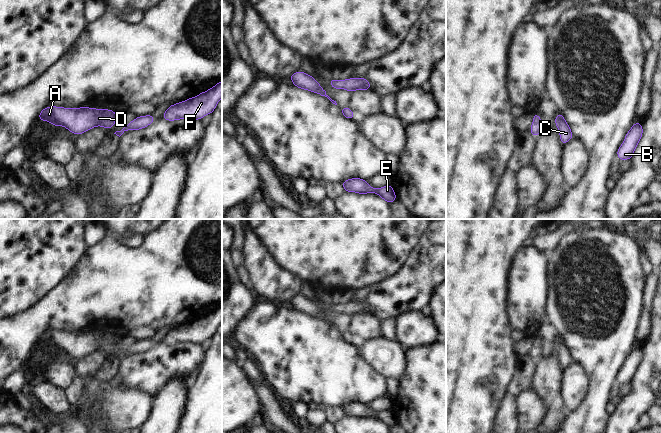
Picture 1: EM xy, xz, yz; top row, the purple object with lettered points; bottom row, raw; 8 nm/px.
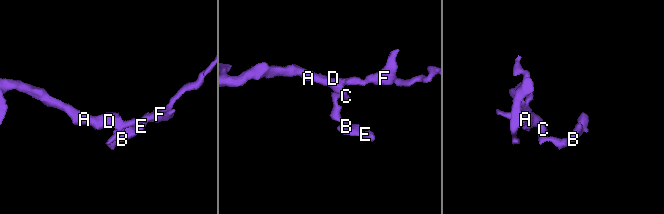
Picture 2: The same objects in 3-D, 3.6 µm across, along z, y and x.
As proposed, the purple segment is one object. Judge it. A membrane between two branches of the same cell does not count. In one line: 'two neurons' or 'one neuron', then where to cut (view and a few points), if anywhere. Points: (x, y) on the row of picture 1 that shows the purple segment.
one neuron; cut none

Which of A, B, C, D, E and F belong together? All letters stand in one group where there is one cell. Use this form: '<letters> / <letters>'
A B C D E F

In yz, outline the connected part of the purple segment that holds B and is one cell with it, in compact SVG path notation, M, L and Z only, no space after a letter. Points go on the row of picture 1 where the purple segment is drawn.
M636 122L628 131L624 142L617 150L617 158L620 160L631 160L631 157L643 135L641 122Z

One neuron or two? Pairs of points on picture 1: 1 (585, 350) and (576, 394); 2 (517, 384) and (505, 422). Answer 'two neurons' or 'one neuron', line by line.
1: two neurons
2: one neuron

